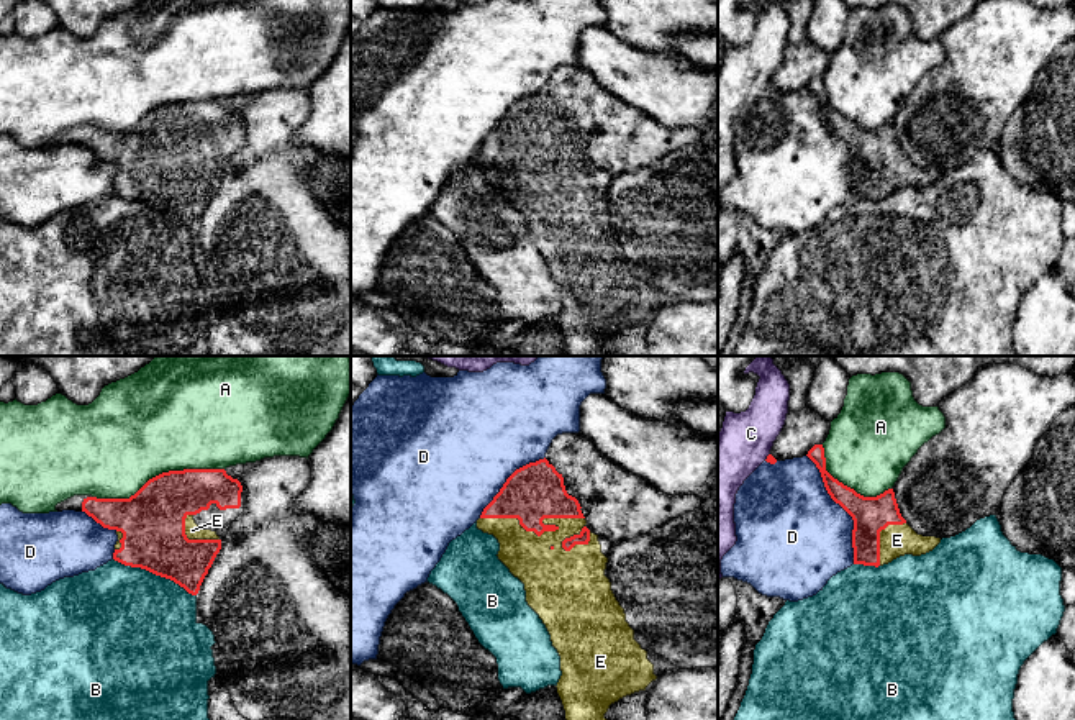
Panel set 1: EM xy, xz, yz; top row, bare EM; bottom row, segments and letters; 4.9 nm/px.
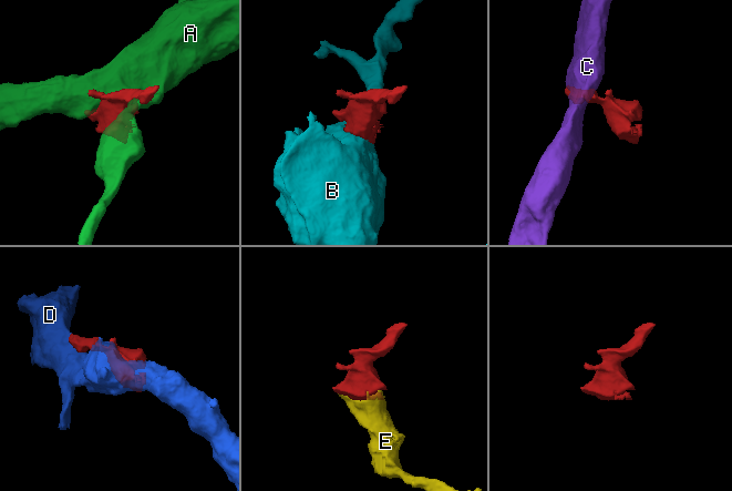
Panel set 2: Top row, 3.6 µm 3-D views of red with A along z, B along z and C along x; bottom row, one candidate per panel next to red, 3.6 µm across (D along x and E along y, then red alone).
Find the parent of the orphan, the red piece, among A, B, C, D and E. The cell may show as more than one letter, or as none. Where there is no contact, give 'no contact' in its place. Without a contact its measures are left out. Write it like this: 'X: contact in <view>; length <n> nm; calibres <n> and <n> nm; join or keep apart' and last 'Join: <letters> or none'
A: contact in xy; length 650 nm; calibres 320 and 500 nm; keep apart
B: contact in xy; length 440 nm; calibres 320 and 480 nm; keep apart
C: contact in yz; length 50 nm; calibres 40 and 300 nm; keep apart
D: contact in yz; length 600 nm; calibres 180 and 480 nm; keep apart
E: contact in xz; length 500 nm; calibres 280 and 300 nm; join
Join: E

